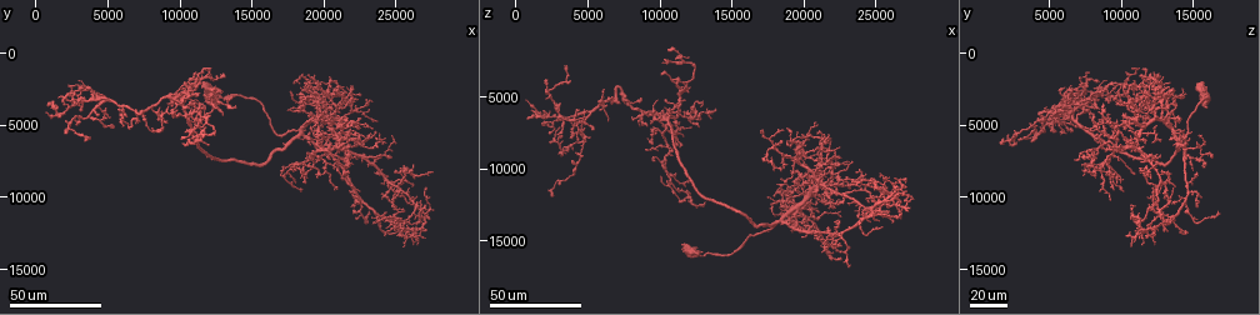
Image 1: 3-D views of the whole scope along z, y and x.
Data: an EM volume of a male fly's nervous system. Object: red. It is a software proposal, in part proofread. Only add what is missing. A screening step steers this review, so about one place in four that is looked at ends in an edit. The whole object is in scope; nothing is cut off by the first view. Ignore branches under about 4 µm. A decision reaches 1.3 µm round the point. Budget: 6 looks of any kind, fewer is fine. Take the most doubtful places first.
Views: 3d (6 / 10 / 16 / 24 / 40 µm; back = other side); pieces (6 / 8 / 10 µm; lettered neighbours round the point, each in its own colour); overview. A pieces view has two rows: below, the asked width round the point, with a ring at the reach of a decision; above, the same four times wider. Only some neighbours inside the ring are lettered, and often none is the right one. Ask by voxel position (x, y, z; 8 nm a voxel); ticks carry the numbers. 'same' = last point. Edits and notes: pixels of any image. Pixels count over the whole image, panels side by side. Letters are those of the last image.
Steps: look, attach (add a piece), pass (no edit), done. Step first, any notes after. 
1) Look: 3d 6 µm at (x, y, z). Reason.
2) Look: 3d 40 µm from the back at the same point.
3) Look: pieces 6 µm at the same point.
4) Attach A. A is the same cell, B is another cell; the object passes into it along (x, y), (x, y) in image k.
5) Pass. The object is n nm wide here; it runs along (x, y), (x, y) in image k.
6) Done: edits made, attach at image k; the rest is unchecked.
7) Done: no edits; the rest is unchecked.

Look: 3d 40 µm at (20200, 5400, 10400). Branch stops here.

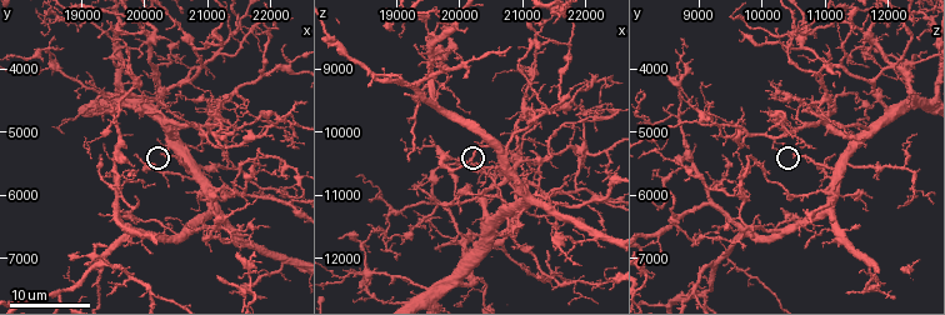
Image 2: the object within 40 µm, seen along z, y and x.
Look: 3d 6 µm at (20300, 5350, 10500). Zoom in.

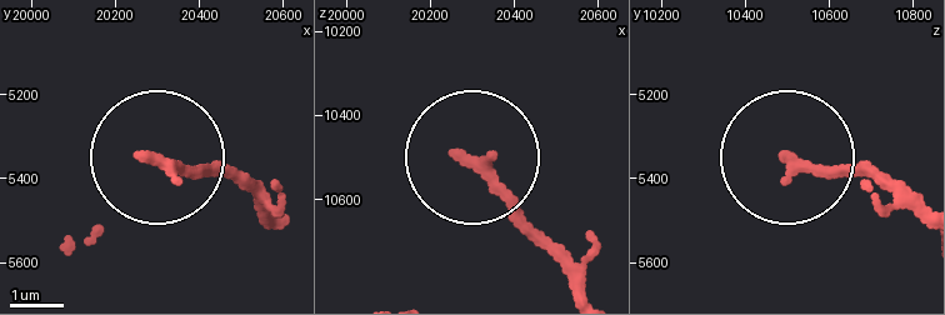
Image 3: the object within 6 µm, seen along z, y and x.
Look: pieces 6 µm at (20265, 5340, 10495).

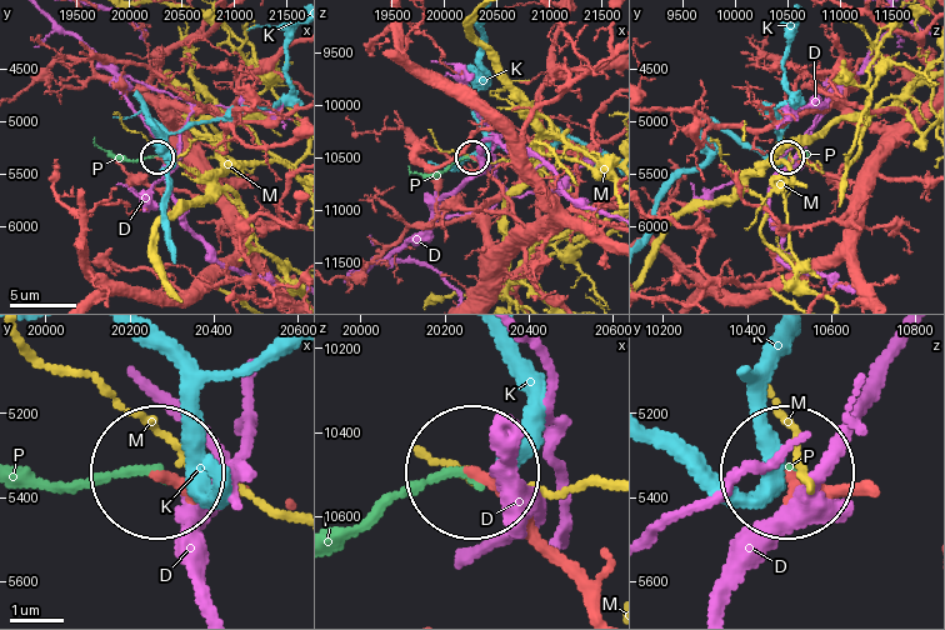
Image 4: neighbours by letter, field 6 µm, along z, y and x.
Pass. D, K, M and P are other cells; it runs along (854, 498), (791, 475) in image 4; none of them fits.

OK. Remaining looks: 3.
Look: 3d 24 µm at (11400, 2800, 6600). An open end.

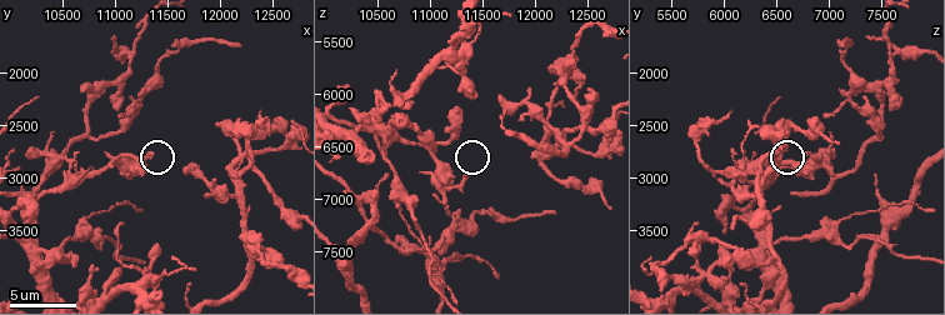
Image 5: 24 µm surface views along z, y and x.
Look: pieces 10 µm at (11340, 2760, 6780). What lies round it.

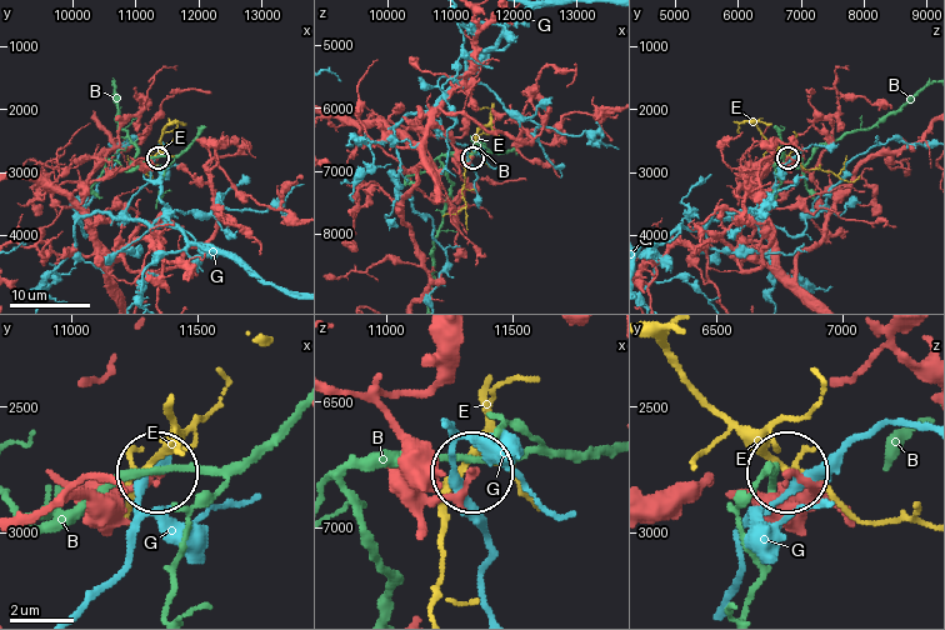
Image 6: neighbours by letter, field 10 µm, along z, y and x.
Pass. B, E and G are other cells; no lettered piece goes on from it.

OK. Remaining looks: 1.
Done: no edits; the rest is unchecked.

